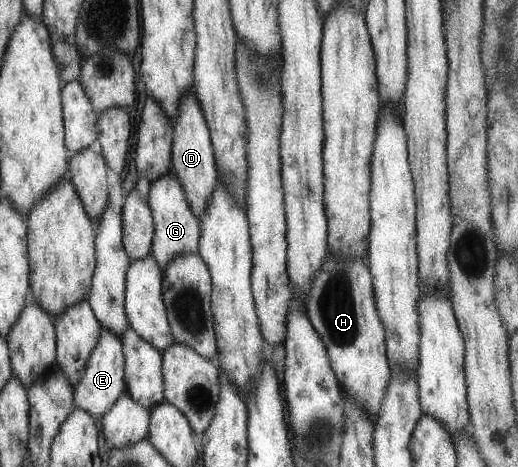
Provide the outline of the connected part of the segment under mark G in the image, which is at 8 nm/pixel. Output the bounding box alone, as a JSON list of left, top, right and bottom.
[147,170,200,270]

